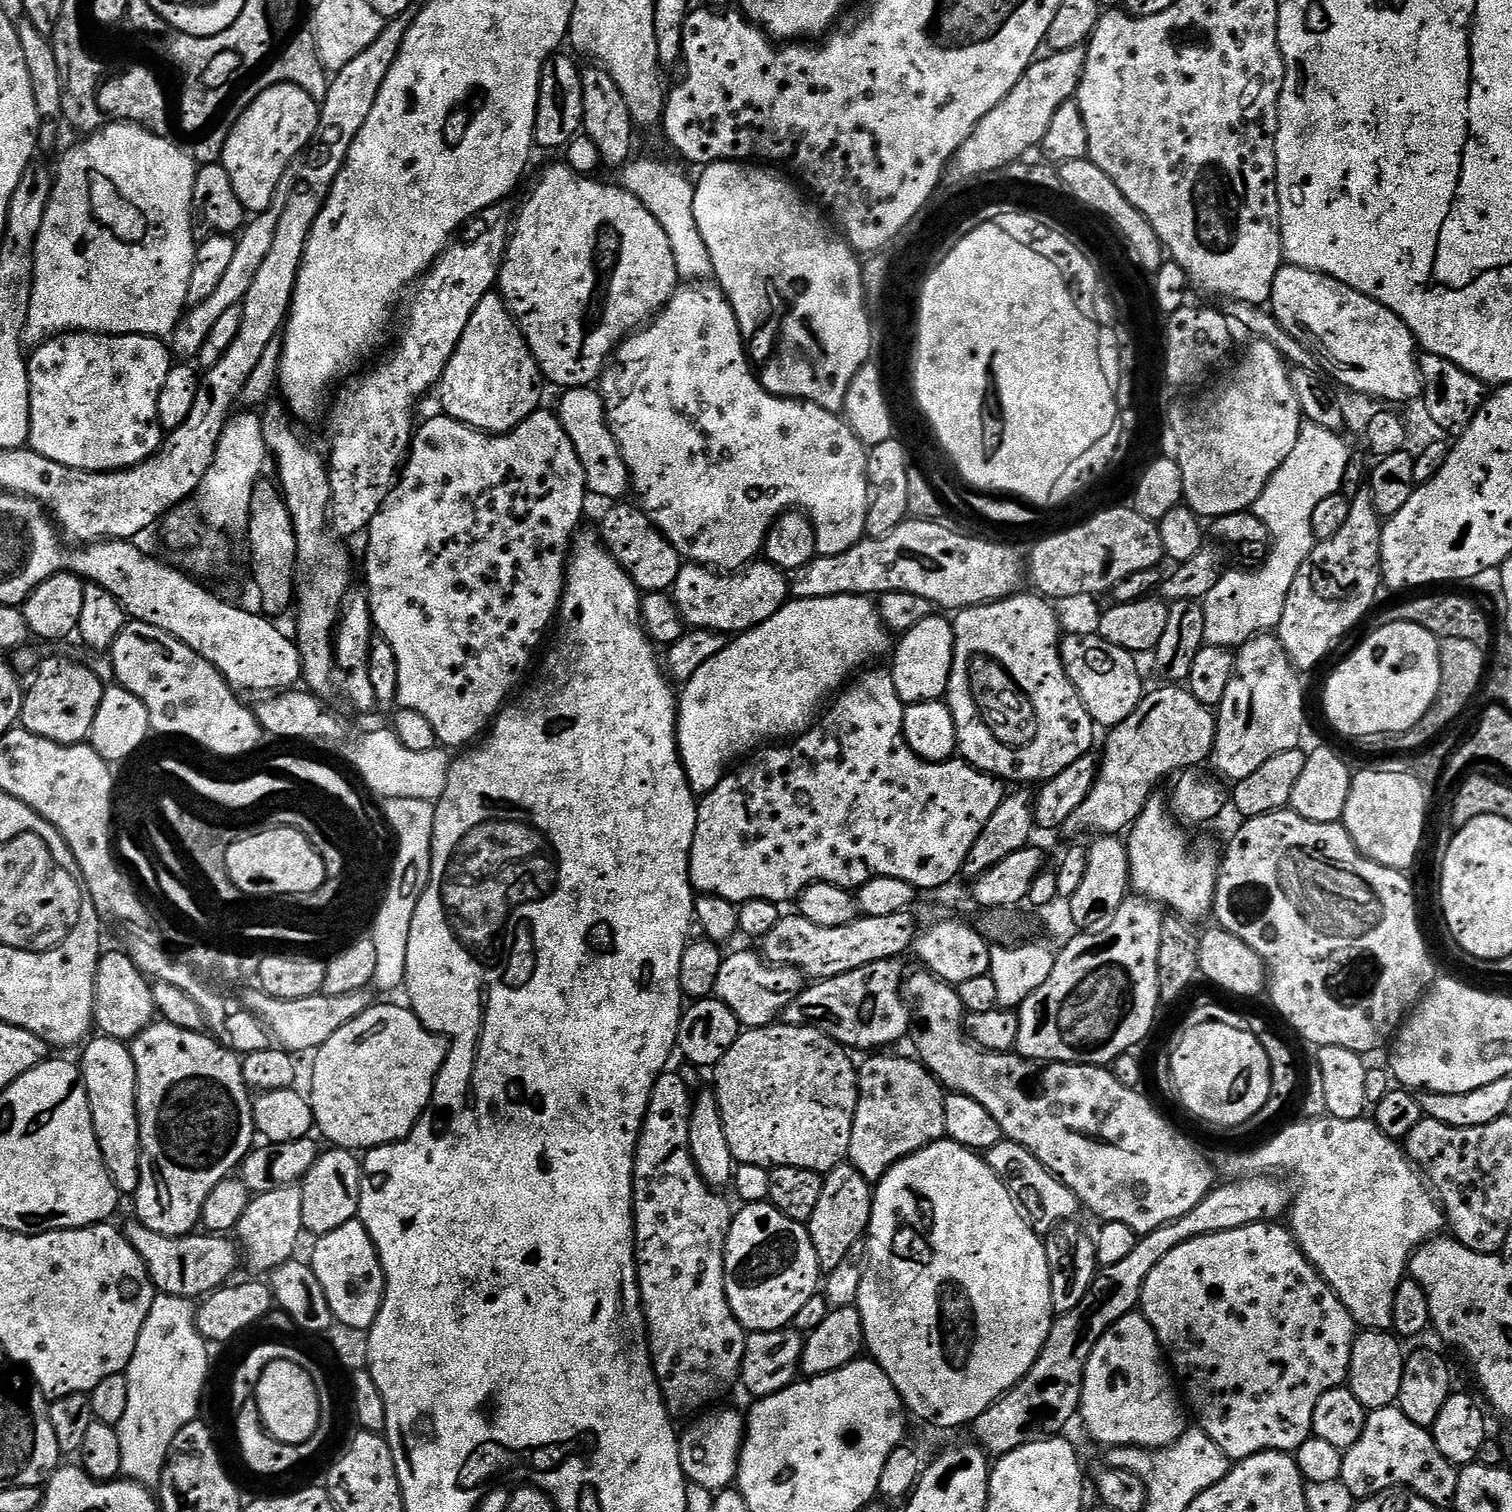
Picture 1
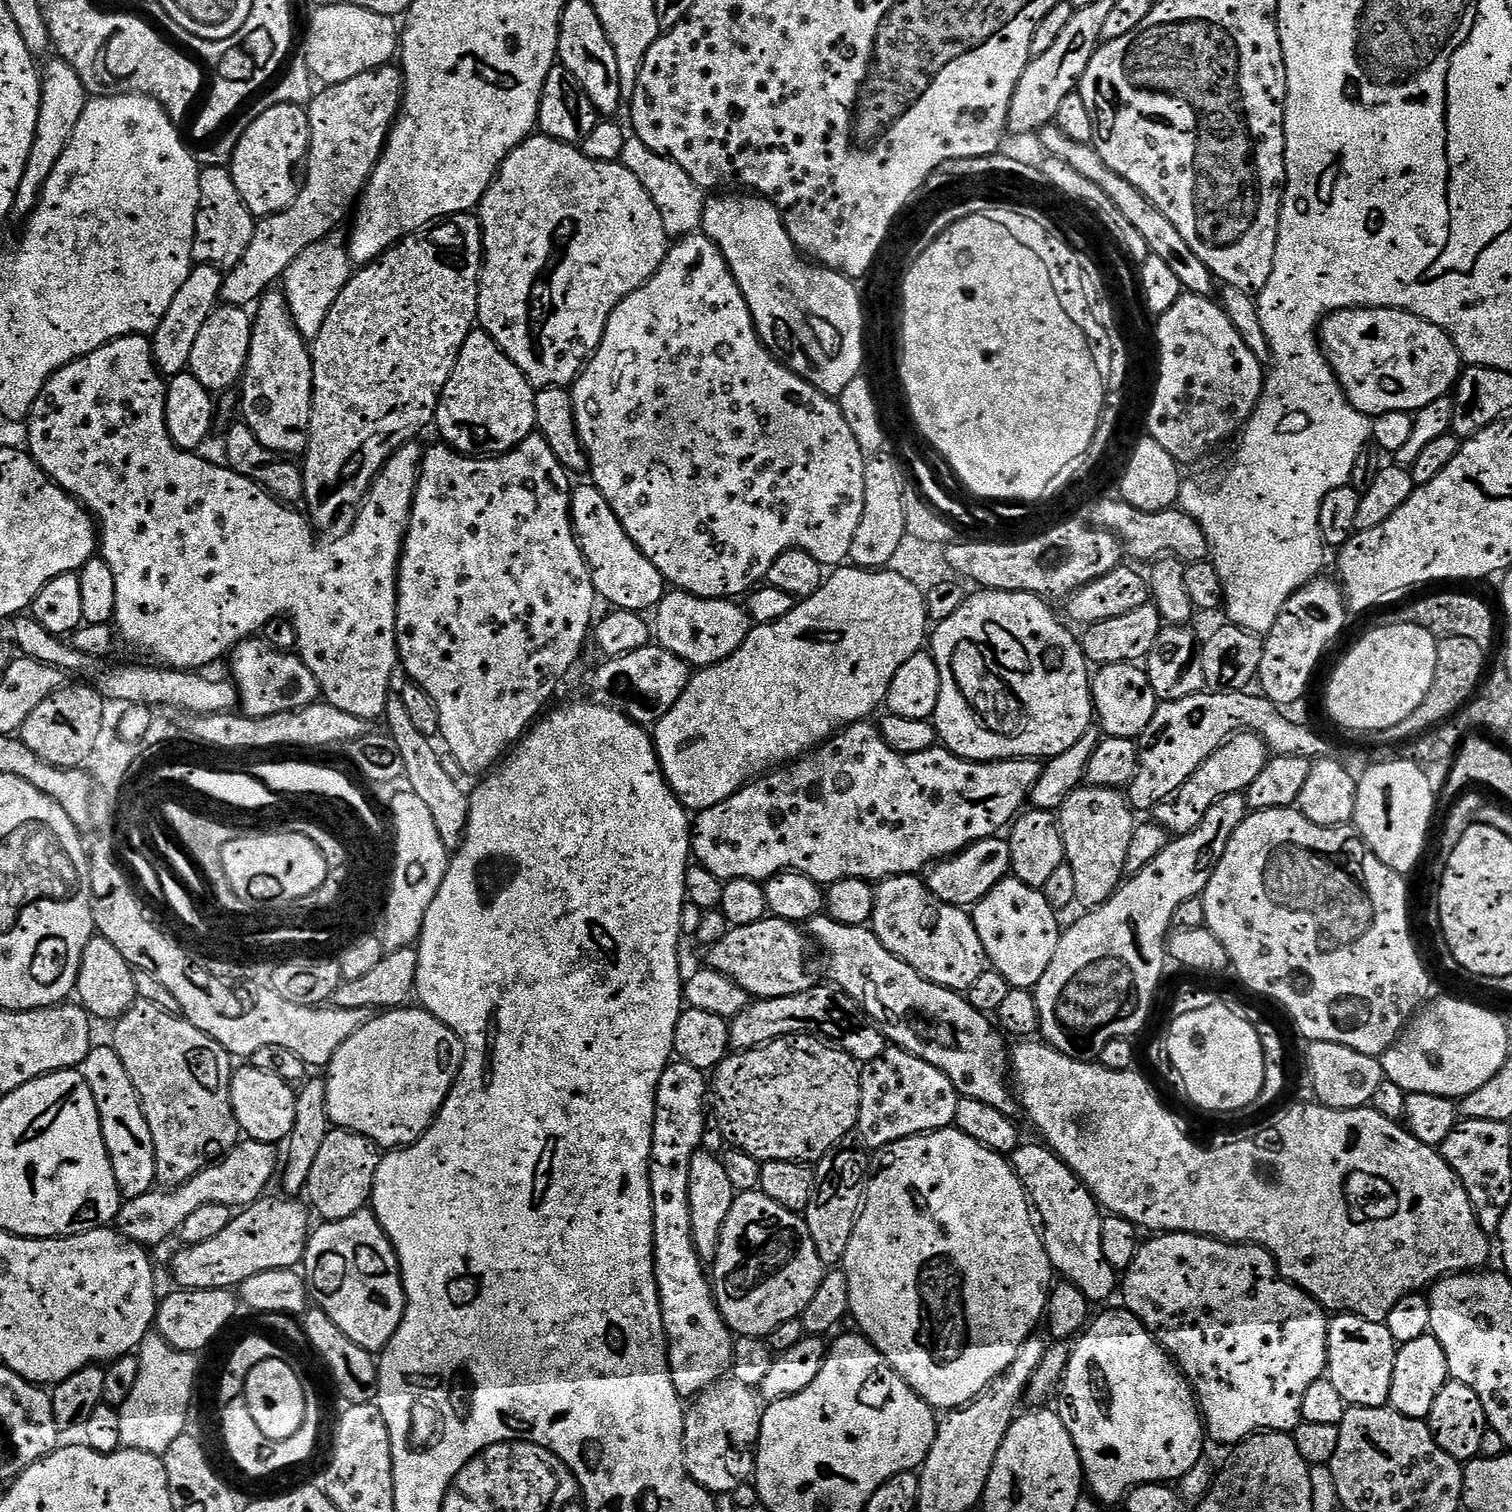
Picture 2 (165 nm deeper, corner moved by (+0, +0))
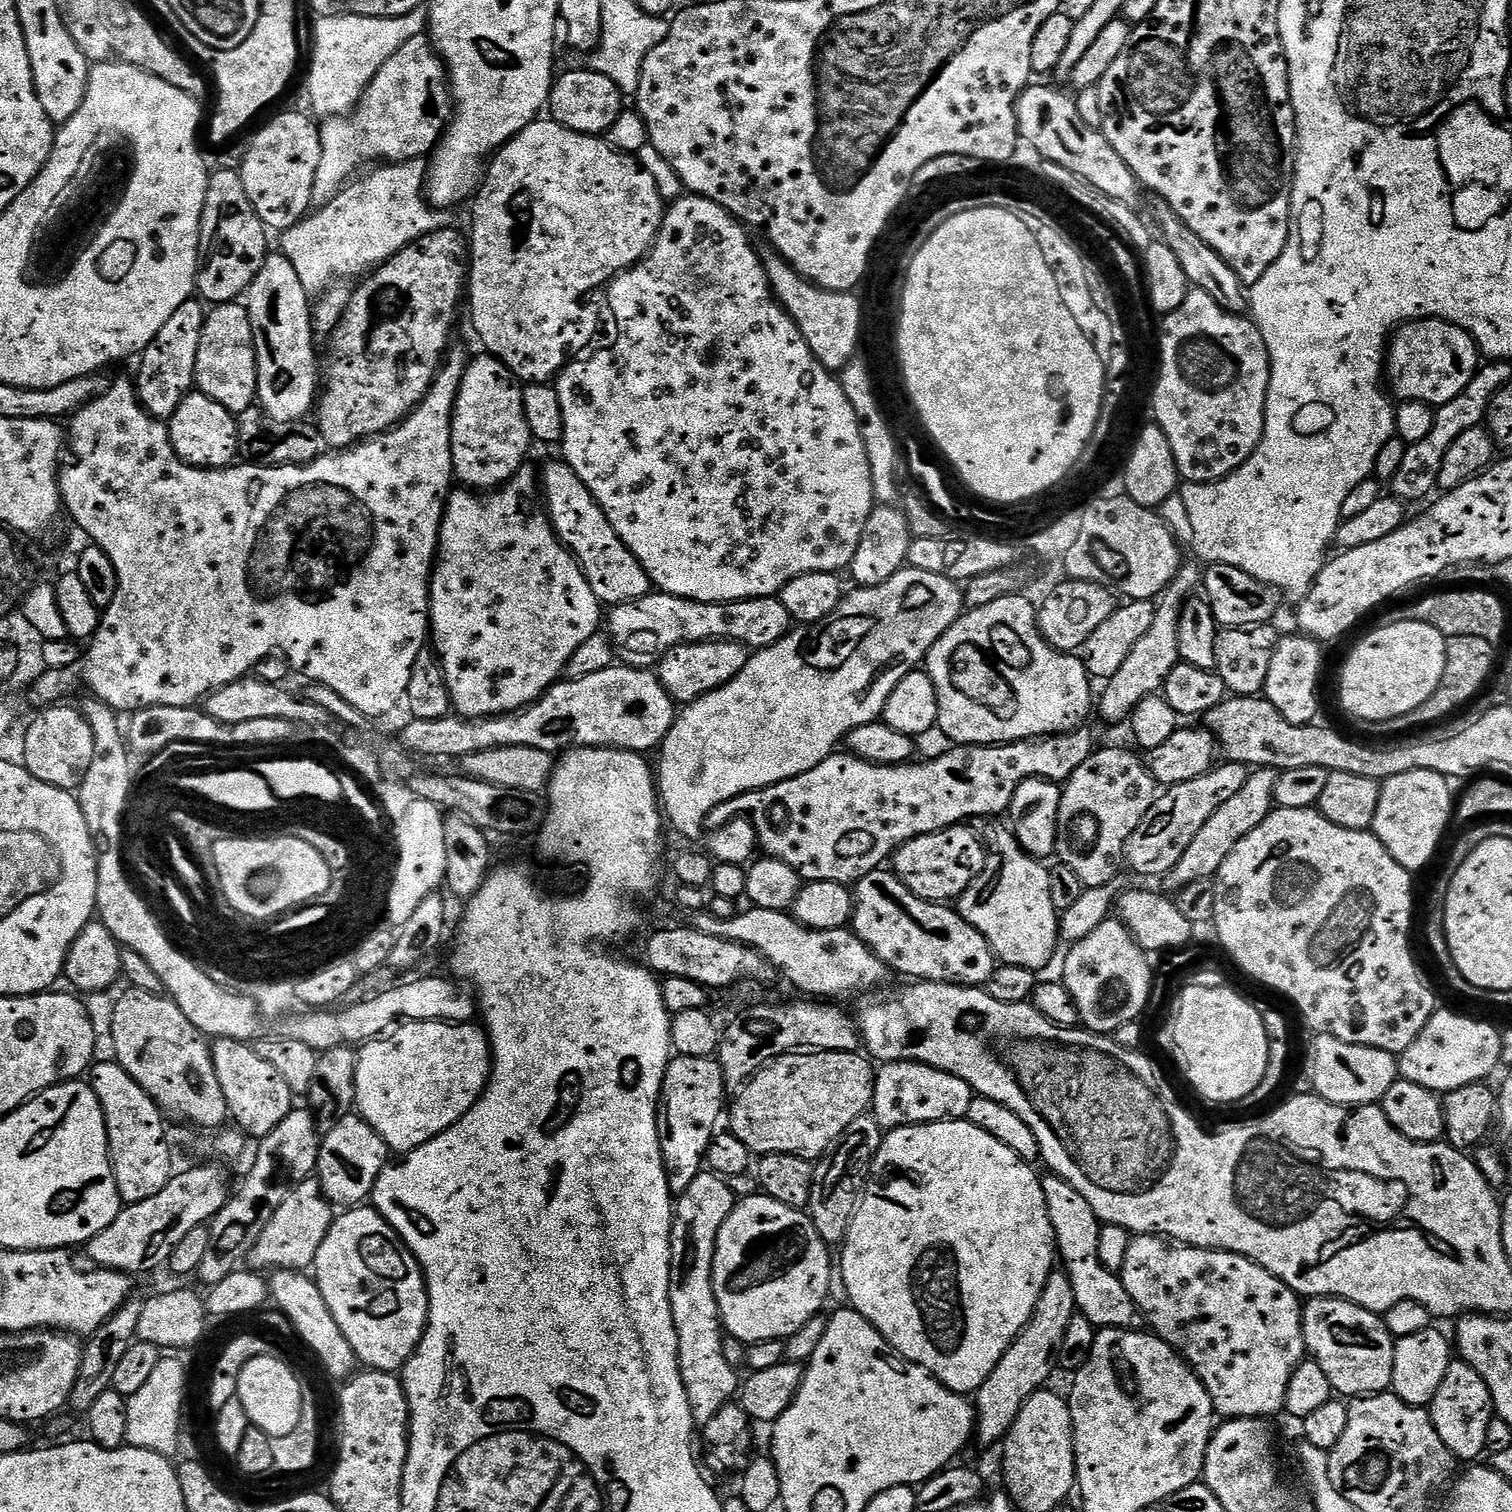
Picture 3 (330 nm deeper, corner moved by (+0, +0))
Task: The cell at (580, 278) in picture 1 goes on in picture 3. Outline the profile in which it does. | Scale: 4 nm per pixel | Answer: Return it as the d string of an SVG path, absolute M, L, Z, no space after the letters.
M537 118L491 157L478 184L475 200L476 205L472 208L470 267L466 281L466 304L467 307L468 304L472 307L472 328L480 335L481 342L488 347L485 349L491 355L500 357L504 365L516 375L517 380L528 384L551 381L563 372L570 357L579 357L583 353L580 351L596 336L596 323L599 322L600 316L590 305L583 304L584 296L590 295L595 288L603 289L613 278L634 267L639 260L647 256L664 221L666 201L658 194L654 178L650 178L650 174L640 165L635 155L619 152L608 145L607 139L575 132L551 118Z

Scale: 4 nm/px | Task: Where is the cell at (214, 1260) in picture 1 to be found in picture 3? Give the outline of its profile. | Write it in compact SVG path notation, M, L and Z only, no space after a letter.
M315 1178L302 1181L274 1211L274 1216L254 1243L246 1259L247 1263L256 1270L311 1269L316 1262L318 1246L322 1246L322 1238L326 1238L333 1219L334 1205L321 1192L320 1181Z

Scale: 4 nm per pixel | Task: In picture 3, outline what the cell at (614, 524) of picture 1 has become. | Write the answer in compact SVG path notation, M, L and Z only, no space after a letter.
M563 459L550 461L544 472L542 468L542 500L557 538L580 563L580 569L590 582L590 590L594 590L601 605L625 604L649 595L650 577L640 565L640 559L625 546L622 538L618 538L614 526L610 526L606 514L590 490L586 490L582 478L578 478L578 474L574 474Z

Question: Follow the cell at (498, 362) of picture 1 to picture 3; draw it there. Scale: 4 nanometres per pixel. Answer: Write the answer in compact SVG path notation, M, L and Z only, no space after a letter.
M473 355L462 378L452 415L452 471L468 490L495 490L525 467L528 447L534 444L526 422L524 388L498 356Z

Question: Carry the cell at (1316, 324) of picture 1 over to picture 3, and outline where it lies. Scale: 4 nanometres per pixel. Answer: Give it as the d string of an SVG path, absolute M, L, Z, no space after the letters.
M1410 320L1399 325L1389 339L1386 384L1397 401L1417 400L1439 406L1466 390L1481 363L1482 353L1473 333L1445 320Z

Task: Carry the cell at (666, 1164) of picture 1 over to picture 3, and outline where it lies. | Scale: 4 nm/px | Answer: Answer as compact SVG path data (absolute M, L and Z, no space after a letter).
M677 1055L668 1061L656 1121L664 1169L673 1197L680 1197L686 1186L690 1186L690 1182L694 1182L694 1178L698 1178L705 1167L708 1147L718 1131L716 1123L719 1120L721 1123L722 1113L726 1108L724 1096L726 1097L724 1072L715 1059Z

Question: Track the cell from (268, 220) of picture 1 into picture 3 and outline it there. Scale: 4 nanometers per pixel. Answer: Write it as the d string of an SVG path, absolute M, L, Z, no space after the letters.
M427 35L410 38L410 42L398 46L398 50L386 58L386 66L374 74L351 115L328 118L319 125L322 158L318 162L318 174L314 174L313 205L329 204L367 160L401 164L427 157L440 143L453 111L448 69L439 52L432 47Z

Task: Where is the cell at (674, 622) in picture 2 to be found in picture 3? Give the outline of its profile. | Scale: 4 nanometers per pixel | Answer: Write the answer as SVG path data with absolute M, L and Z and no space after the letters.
M703 640L700 644L679 644L661 658L658 675L670 698L677 705L687 706L730 682L742 670L742 666L746 666L749 655L749 649L733 640Z

